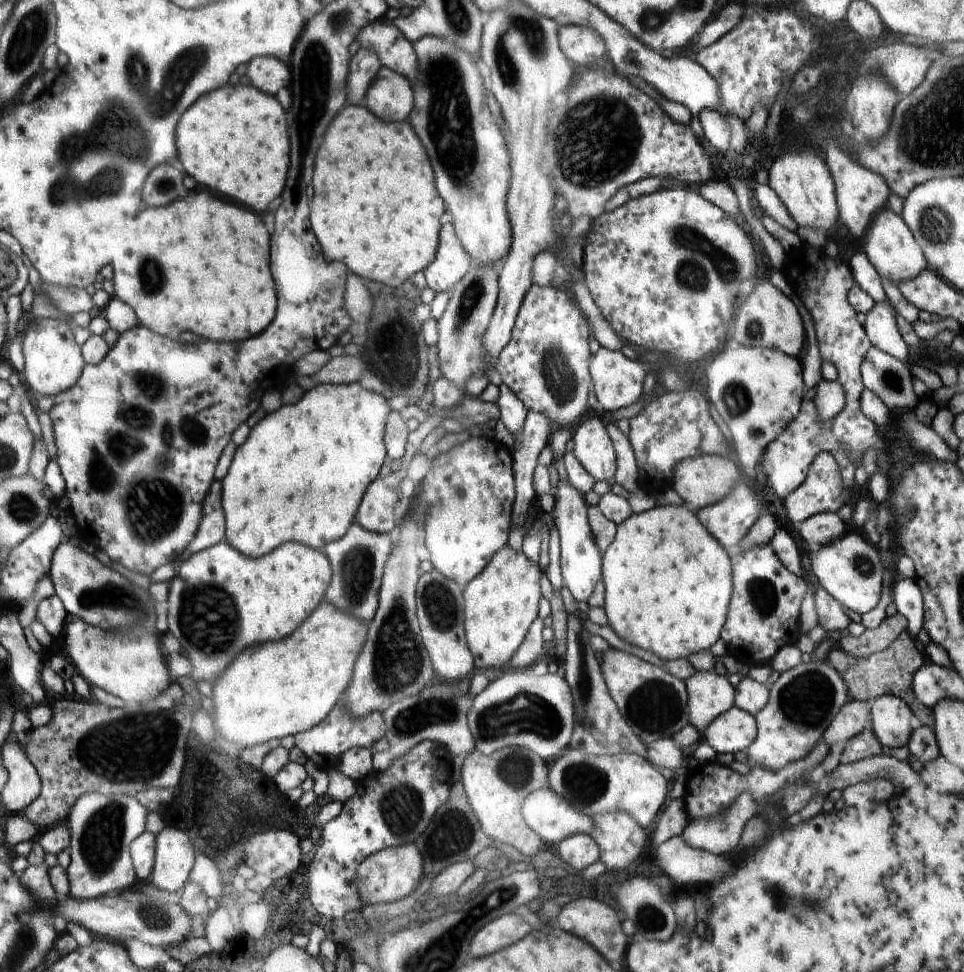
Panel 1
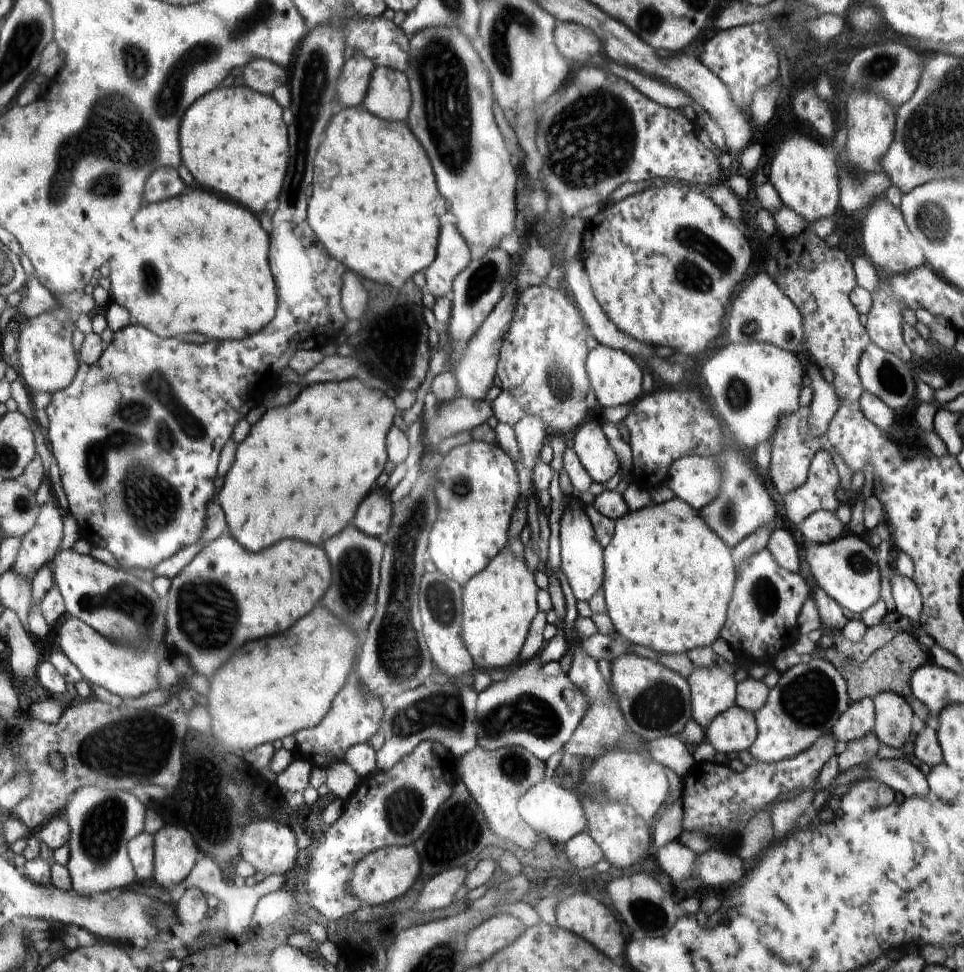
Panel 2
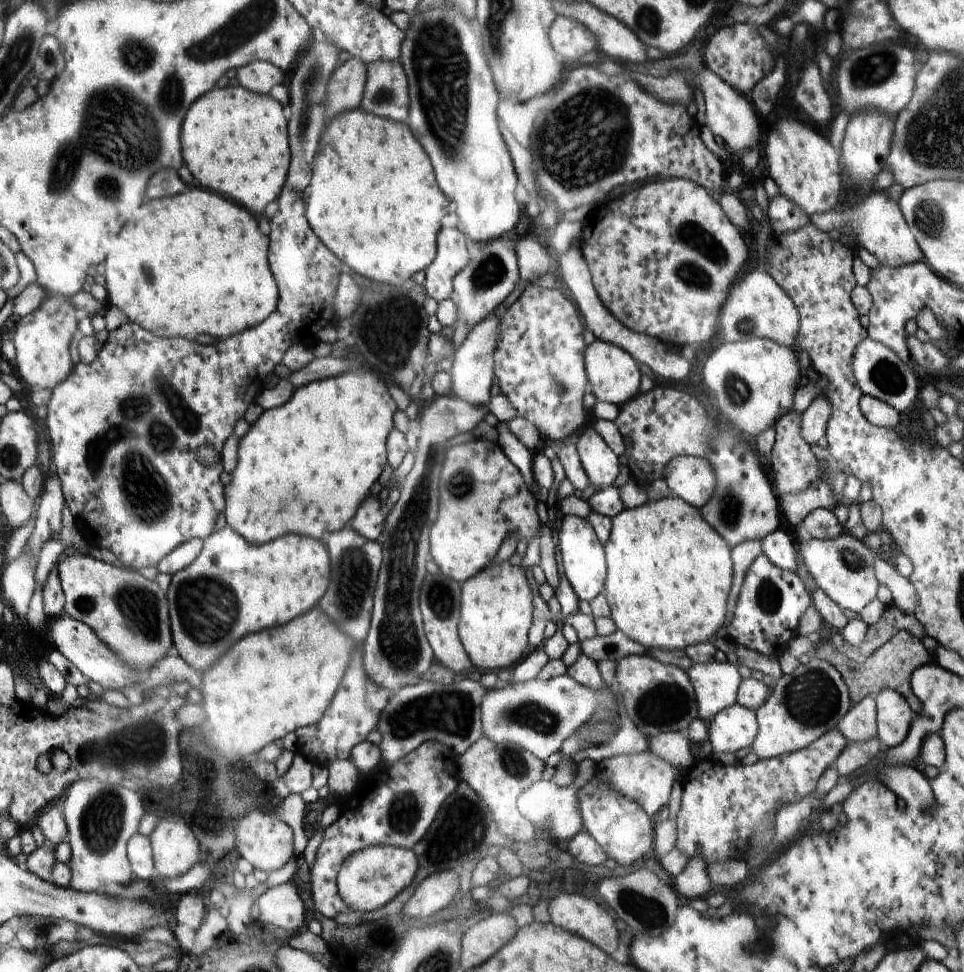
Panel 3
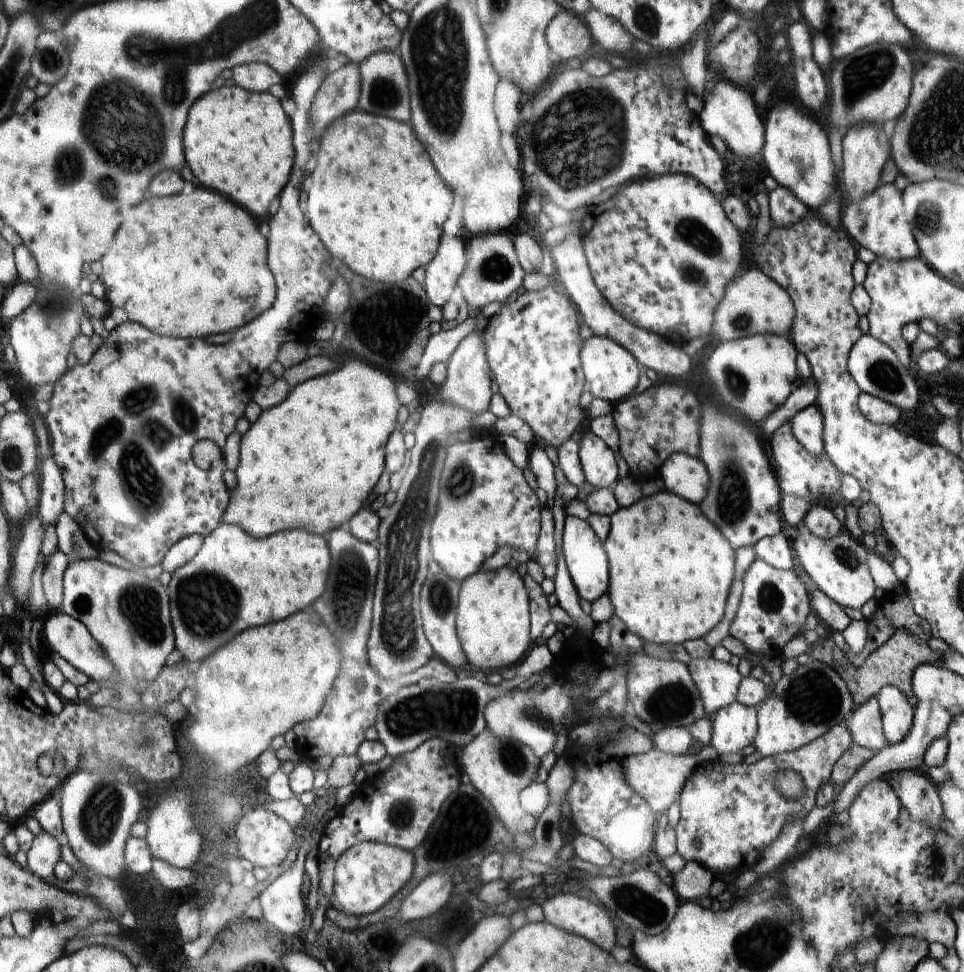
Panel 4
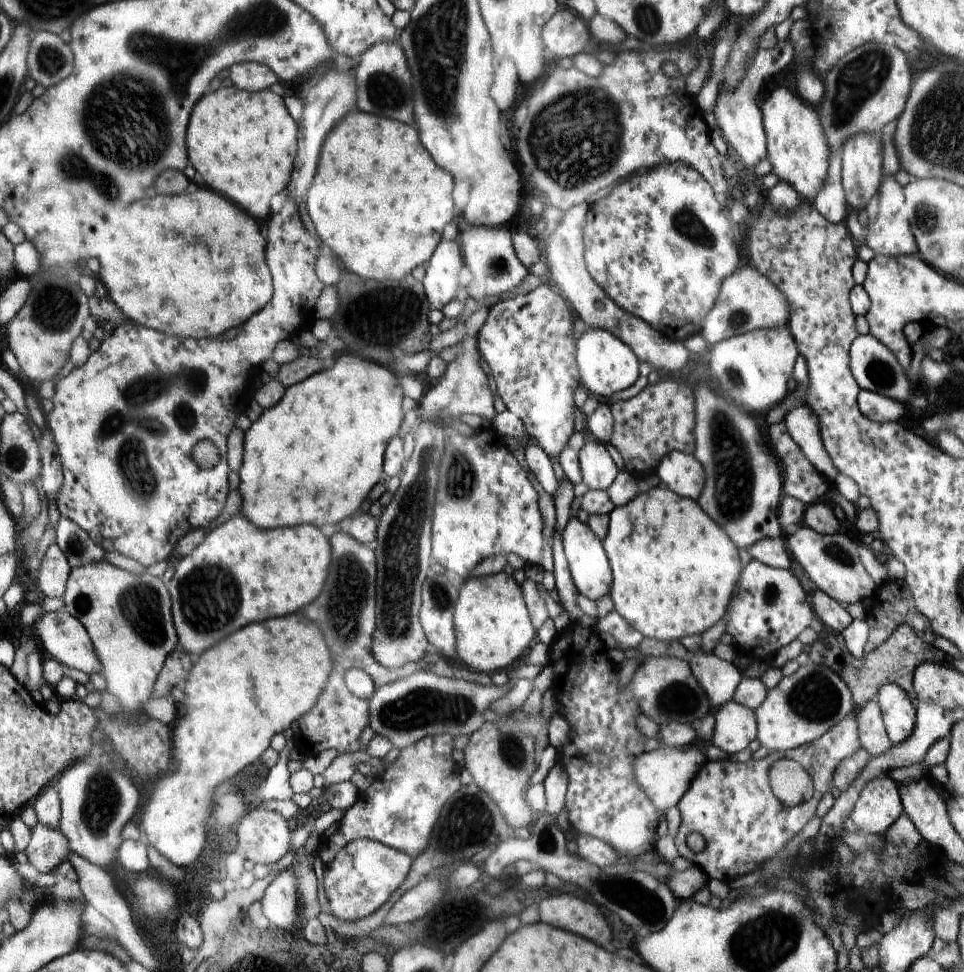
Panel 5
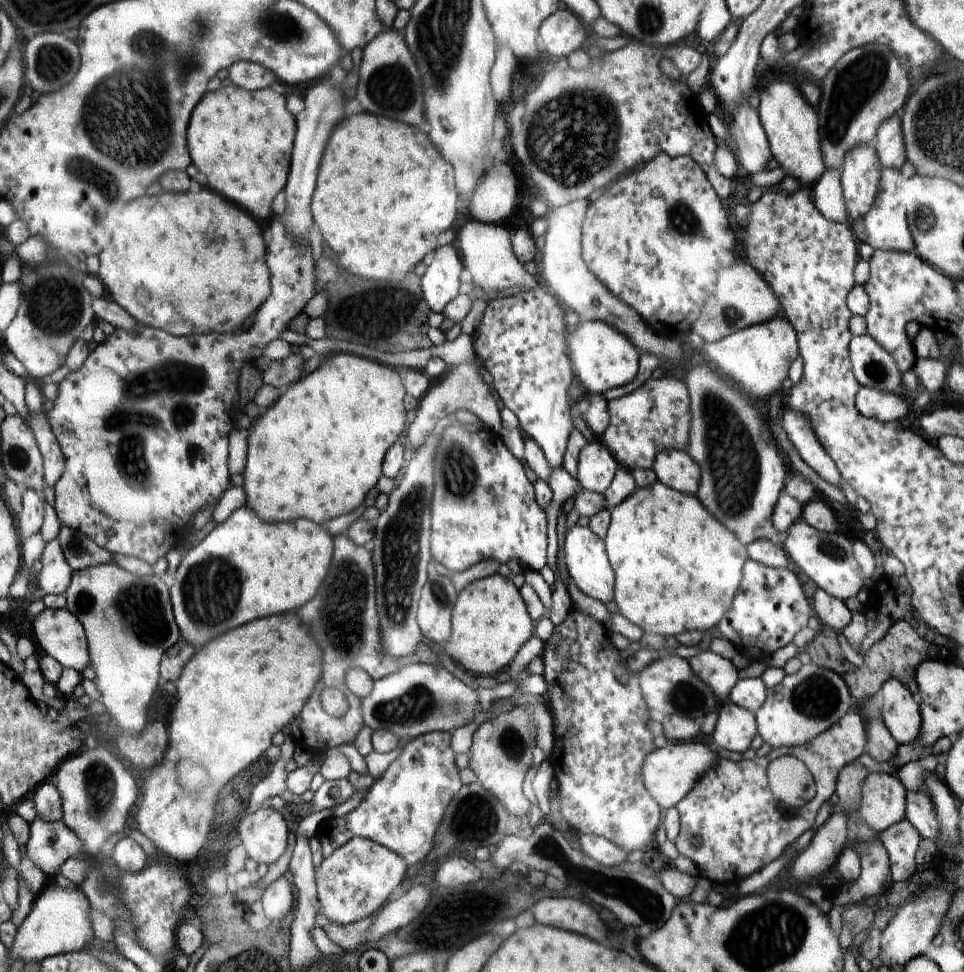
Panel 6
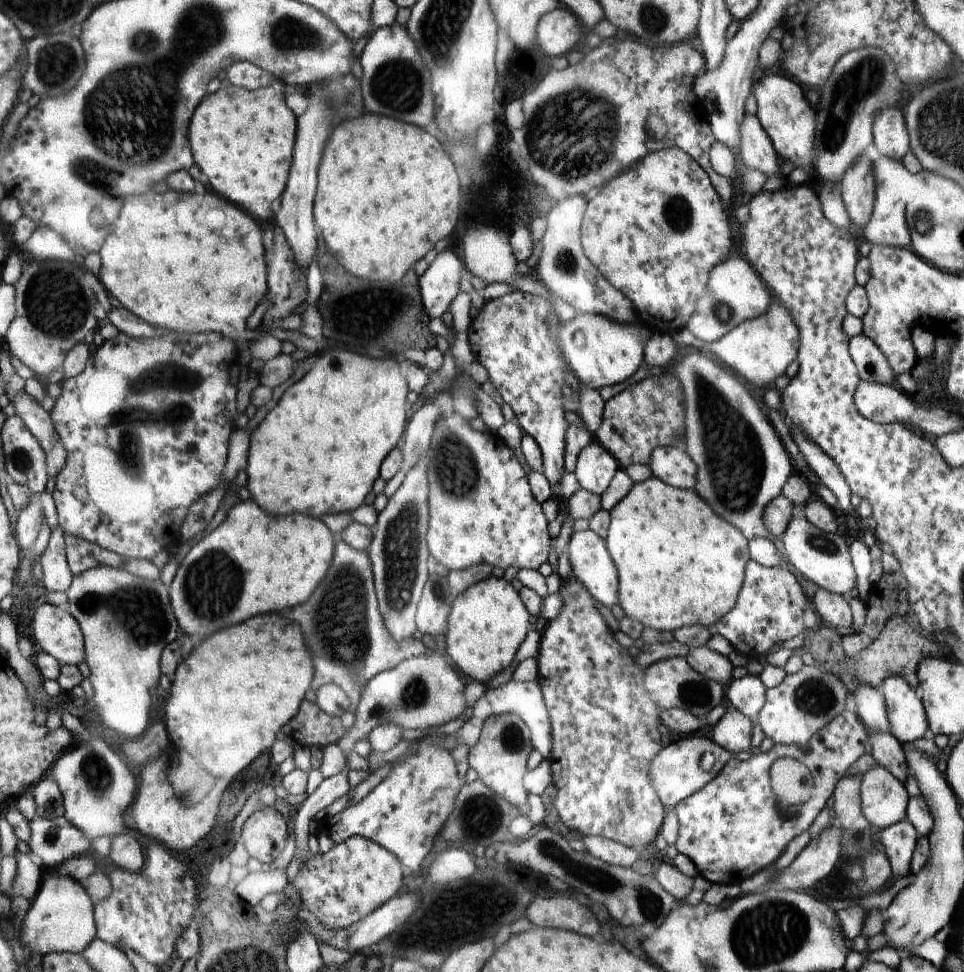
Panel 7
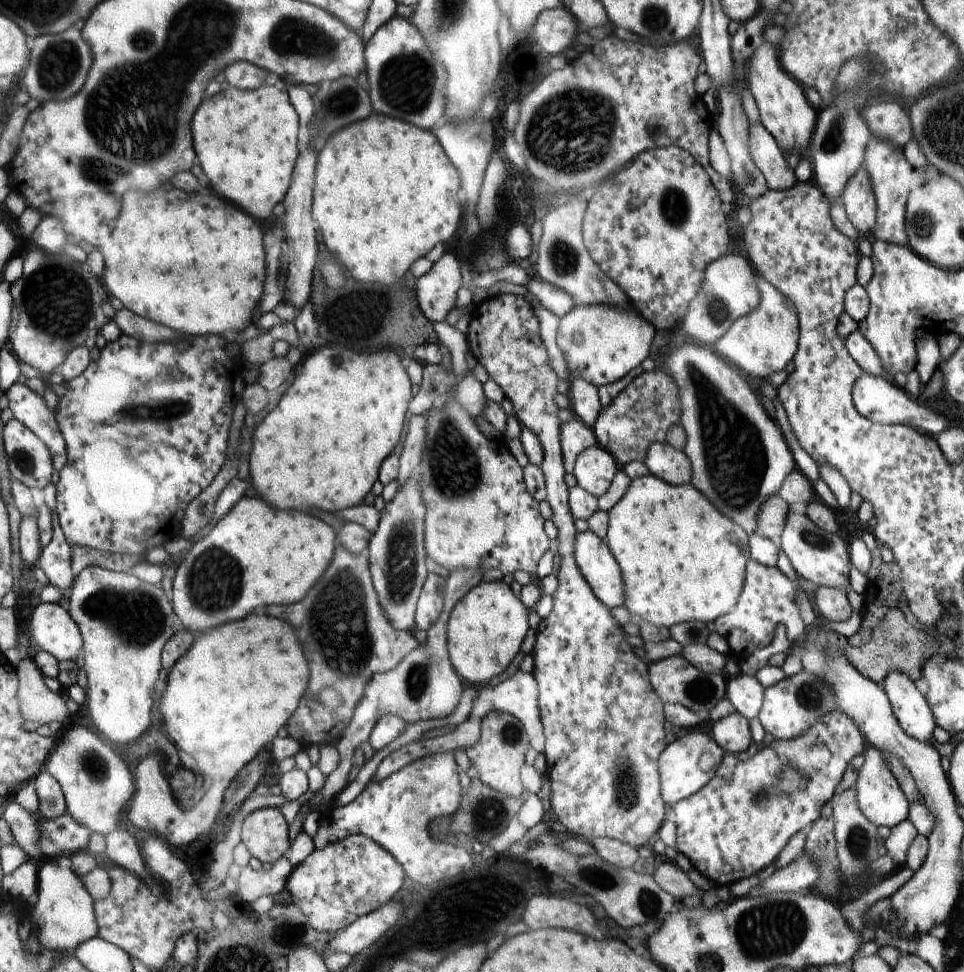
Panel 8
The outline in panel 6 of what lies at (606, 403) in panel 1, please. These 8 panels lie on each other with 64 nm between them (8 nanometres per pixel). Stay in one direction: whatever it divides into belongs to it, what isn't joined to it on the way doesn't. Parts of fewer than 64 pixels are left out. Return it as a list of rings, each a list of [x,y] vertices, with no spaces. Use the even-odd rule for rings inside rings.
[[[586,320],[568,331],[568,348],[578,383],[584,384],[591,393],[601,394],[634,382],[638,372],[638,347],[615,327],[600,322]]]

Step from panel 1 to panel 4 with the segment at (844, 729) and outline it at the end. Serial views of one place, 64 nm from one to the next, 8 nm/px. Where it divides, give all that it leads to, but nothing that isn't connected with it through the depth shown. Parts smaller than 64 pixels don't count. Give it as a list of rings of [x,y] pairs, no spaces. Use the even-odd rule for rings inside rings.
[[[872,697],[862,706],[854,707],[846,723],[854,744],[876,750],[876,753],[888,745],[887,738],[884,738],[882,711],[877,697]]]

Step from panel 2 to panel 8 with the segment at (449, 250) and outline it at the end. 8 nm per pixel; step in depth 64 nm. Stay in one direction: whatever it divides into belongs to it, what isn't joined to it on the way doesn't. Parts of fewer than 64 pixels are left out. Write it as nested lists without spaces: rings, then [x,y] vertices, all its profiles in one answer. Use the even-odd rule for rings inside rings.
[[[444,253],[416,284],[416,296],[423,314],[434,324],[446,321],[448,312],[456,306],[456,292],[460,286],[462,276],[458,260]]]

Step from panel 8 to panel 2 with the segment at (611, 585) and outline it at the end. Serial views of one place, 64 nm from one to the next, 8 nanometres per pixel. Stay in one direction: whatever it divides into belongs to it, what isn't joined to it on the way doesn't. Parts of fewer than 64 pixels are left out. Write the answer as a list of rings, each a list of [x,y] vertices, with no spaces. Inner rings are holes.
[[[578,495],[568,497],[566,510],[560,519],[560,546],[561,569],[567,576],[568,583],[576,600],[588,602],[600,588],[603,588],[603,580],[606,573],[606,563],[603,559],[603,547],[595,533],[594,524],[585,512],[584,503]]]

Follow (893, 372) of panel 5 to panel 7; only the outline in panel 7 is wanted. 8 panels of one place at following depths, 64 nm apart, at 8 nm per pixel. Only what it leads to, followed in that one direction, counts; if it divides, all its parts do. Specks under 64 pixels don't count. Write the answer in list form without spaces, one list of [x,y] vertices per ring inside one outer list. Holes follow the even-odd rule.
[[[863,333],[851,339],[851,358],[859,370],[859,377],[874,383],[894,384],[896,375],[892,373],[887,359]]]

